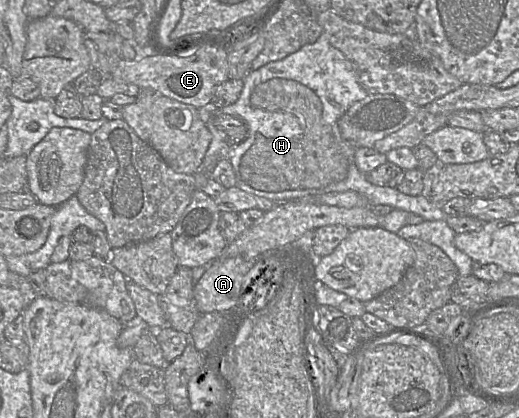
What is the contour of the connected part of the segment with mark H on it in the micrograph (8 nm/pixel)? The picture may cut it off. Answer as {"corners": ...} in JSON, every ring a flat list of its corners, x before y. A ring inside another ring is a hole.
{"corners":[[324,30,315,42,305,44,285,58,269,62,257,70,250,69,243,81,244,86,238,100,233,104,217,108,214,113,221,112,241,117,247,125,248,136,240,144,229,148,226,143,226,133,214,125,211,117,211,120,206,122,206,126,212,134,212,140,200,166,201,172,211,177,211,172,217,162,222,157,228,158,233,166,238,188,276,203,330,192,349,190,358,192,365,197,371,207,384,204,393,208,387,215,379,216,378,227,397,233,403,239,419,238,436,245,453,261,459,277,472,275,473,260,455,246,456,233,446,223,447,216,439,204,421,194,411,196,400,192,395,187,374,185,356,167,354,161,356,148,342,138,338,120,351,104,364,99,369,93,358,82,344,54,331,45,328,34],[409,213,420,215,424,221,417,225,406,224]]}

